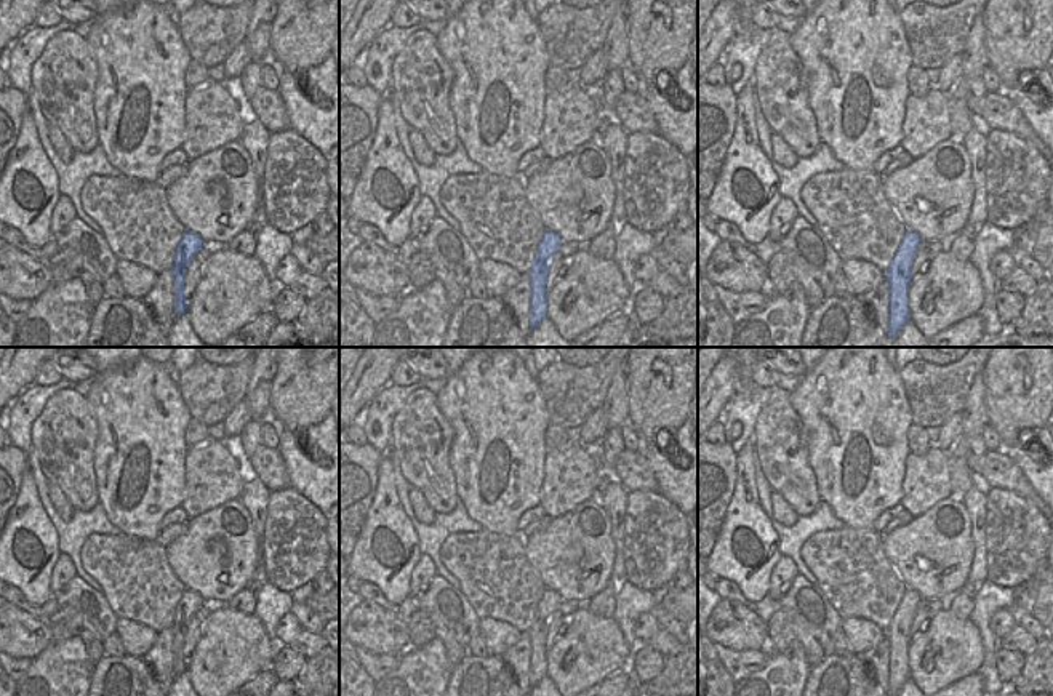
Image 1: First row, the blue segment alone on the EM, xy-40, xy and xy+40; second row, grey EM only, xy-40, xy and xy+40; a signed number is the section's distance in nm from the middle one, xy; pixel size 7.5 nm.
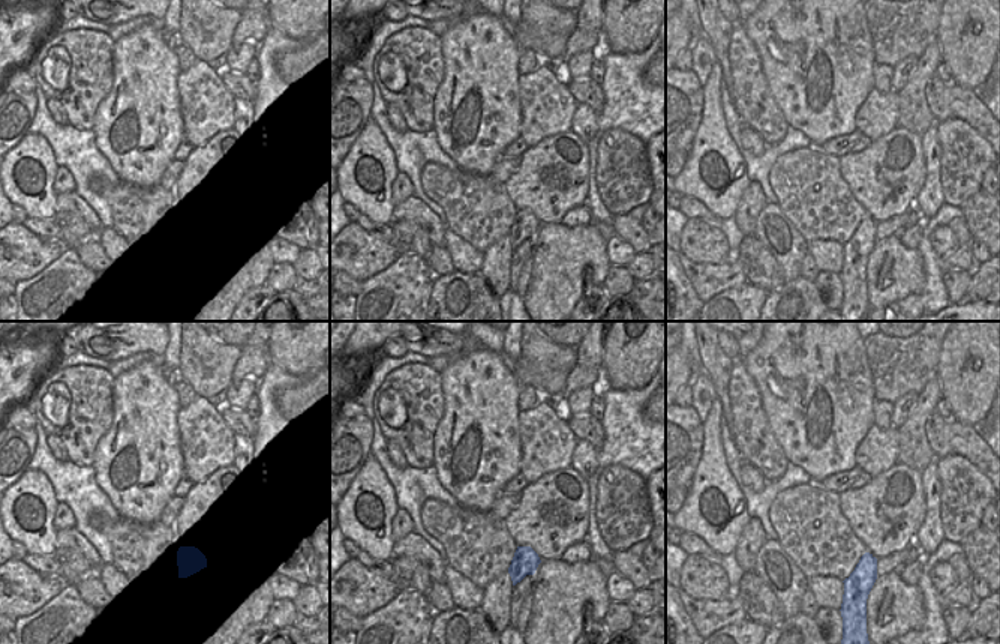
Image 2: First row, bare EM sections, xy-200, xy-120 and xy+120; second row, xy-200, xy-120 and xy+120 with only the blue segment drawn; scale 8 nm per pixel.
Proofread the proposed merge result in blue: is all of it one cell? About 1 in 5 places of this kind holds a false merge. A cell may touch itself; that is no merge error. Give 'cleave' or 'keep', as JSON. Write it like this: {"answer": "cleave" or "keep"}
{"answer": "keep"}

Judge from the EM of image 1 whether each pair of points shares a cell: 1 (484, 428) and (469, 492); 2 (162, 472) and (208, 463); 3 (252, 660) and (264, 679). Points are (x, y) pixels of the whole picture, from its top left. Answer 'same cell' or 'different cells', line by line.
1: same cell
2: different cells
3: different cells

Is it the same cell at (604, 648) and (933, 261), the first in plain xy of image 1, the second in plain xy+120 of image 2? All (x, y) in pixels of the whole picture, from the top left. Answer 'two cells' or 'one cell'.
two cells

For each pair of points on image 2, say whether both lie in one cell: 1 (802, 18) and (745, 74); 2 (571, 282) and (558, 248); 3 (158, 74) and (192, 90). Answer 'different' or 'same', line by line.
1: different
2: same
3: different

